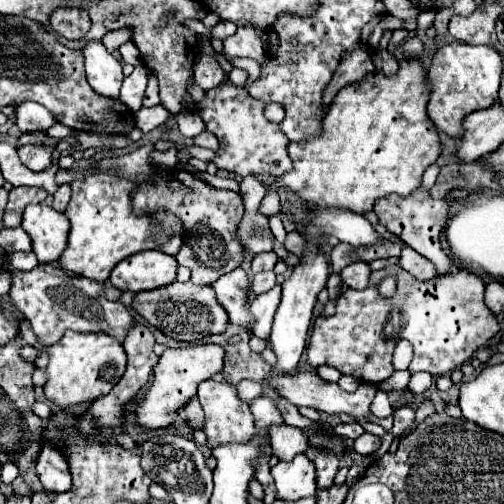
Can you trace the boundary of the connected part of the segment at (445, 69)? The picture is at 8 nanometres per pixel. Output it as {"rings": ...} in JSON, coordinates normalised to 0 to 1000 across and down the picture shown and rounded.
{"rings":[[[893,83],[877,91],[849,135],[853,163],[853,198],[849,198],[849,230],[861,250],[885,262],[897,274],[917,266],[917,234],[933,222],[968,214],[988,194],[996,147],[996,115],[972,91],[933,91],[917,83]]]}

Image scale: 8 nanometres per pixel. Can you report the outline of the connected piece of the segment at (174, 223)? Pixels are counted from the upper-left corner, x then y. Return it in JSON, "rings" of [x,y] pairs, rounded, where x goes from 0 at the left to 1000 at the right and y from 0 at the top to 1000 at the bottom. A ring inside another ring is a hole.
{"rings":[[[179,345],[163,357],[143,357],[139,373],[143,393],[127,421],[139,437],[135,484],[115,516],[131,540],[210,560],[222,532],[270,500],[321,496],[341,508],[353,504],[353,488],[361,488],[361,444],[341,425],[266,429],[254,393],[258,361],[226,345]]]}

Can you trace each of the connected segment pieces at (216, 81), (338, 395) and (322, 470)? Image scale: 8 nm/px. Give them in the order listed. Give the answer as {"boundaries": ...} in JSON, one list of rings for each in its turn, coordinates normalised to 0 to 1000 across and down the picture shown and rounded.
{"boundaries":[[[[397,107],[397,115],[385,127],[385,159],[389,159],[389,167],[405,183],[413,183],[413,179],[421,179],[421,175],[429,175],[429,171],[440,167],[444,139],[429,123],[429,115],[409,111],[409,107]]],[[[591,738],[583,746],[567,746],[567,750],[552,750],[552,758],[544,758],[544,766],[552,766],[552,778],[571,794],[579,798],[583,806],[615,806],[623,813],[639,813],[647,821],[694,821],[702,825],[706,833],[722,829],[730,833],[734,825],[734,802],[740,796],[750,766],[740,762],[716,760],[714,770],[706,778],[683,778],[671,762],[659,762],[659,758],[643,758],[627,738]]],[[[607,893],[607,905],[623,917],[627,925],[627,960],[631,972],[647,972],[663,960],[663,944],[671,937],[671,913],[663,909],[663,901],[631,901],[627,893]]]]}

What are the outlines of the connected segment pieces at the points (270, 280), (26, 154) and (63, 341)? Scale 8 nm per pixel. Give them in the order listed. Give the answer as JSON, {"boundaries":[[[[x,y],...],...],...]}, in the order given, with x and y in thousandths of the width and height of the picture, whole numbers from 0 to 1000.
{"boundaries":[[[[536,536],[536,540],[516,540],[500,552],[500,579],[512,587],[512,583],[524,583],[532,579],[540,567],[548,563],[548,544]]],[[[52,286],[52,290],[36,294],[36,310],[48,329],[56,329],[67,341],[79,341],[99,329],[103,294],[87,290],[87,286]]],[[[135,655],[119,671],[119,679],[87,687],[83,694],[99,706],[91,730],[95,758],[87,762],[87,786],[119,810],[187,798],[190,790],[210,786],[242,750],[250,730],[250,698],[242,683],[210,663],[155,663]]]]}

